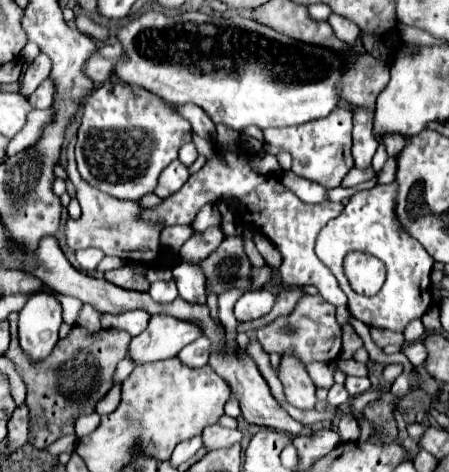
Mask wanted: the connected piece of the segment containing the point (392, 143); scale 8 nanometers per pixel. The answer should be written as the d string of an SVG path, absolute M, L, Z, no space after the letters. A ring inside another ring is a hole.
M384 134L380 136L380 142L386 146L388 156L398 156L406 144L406 136L402 134Z

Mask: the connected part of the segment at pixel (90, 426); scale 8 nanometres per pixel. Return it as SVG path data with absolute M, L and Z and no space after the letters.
M94 412L90 416L82 416L76 420L76 436L84 436L92 430L96 430L96 426L100 424L100 416Z

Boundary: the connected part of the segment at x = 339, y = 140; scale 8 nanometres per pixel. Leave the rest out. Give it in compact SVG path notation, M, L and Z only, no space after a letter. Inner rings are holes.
M338 106L336 110L332 110L332 114L328 114L328 118L322 118L322 120L312 120L292 128L268 128L264 130L264 140L292 154L294 174L308 178L312 182L318 182L326 189L339 187L342 178L354 166L354 158L350 152L352 150L352 110L348 110L346 106Z

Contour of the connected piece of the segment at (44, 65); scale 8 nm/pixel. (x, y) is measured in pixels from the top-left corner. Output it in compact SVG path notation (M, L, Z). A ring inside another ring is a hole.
M38 54L36 60L24 72L24 78L20 82L22 96L30 96L38 88L38 84L50 76L50 70L52 70L52 60L46 54Z

